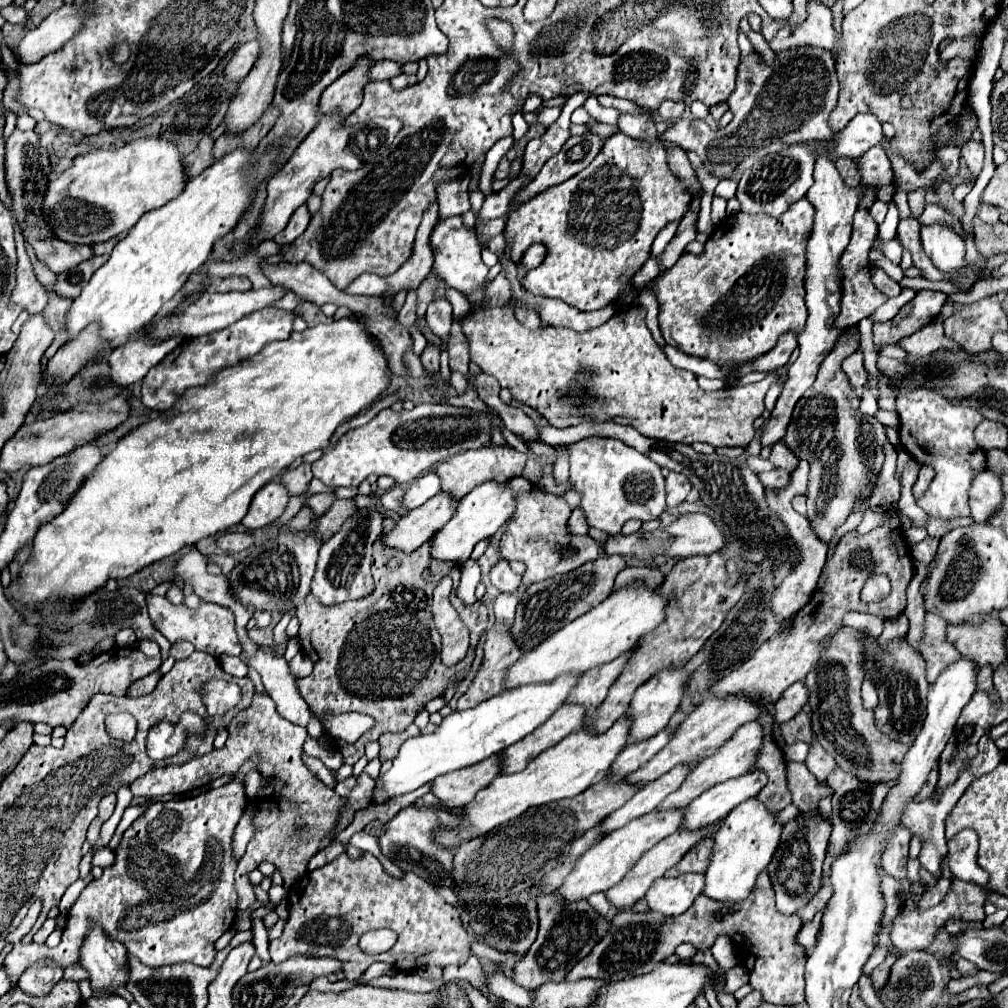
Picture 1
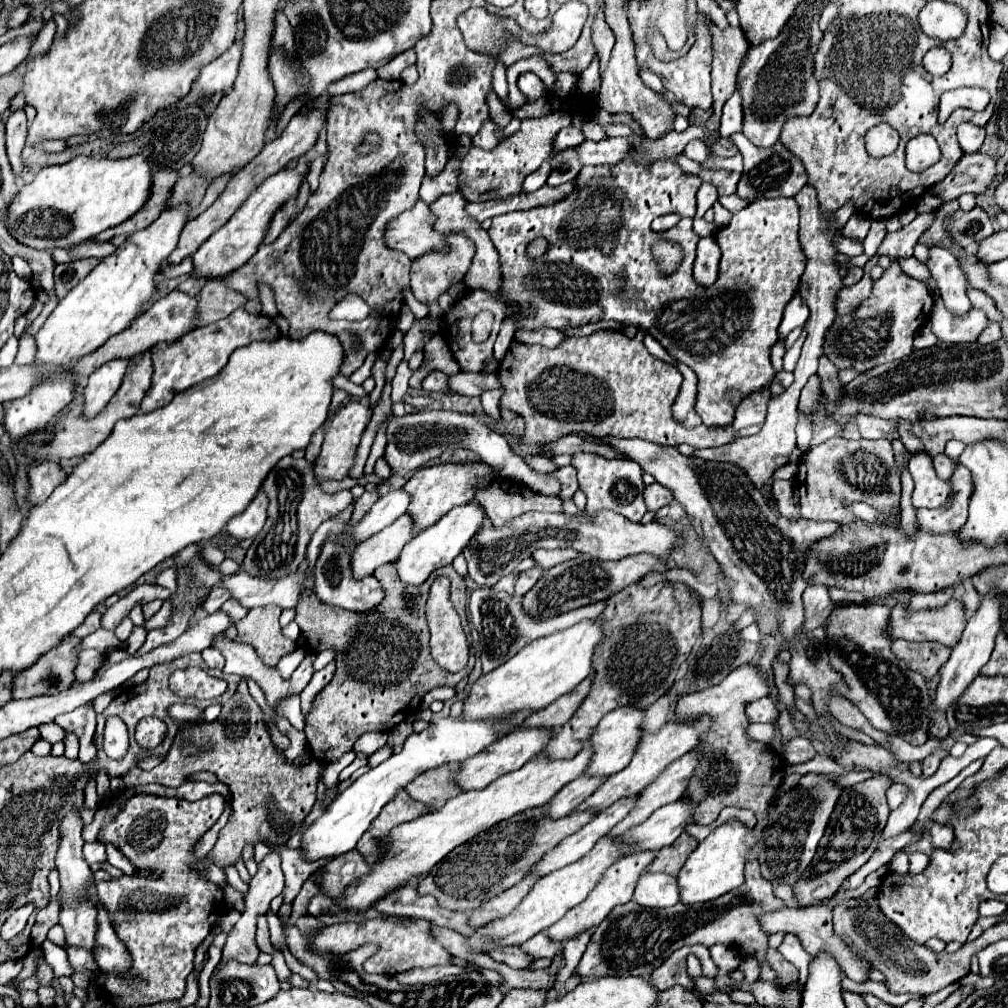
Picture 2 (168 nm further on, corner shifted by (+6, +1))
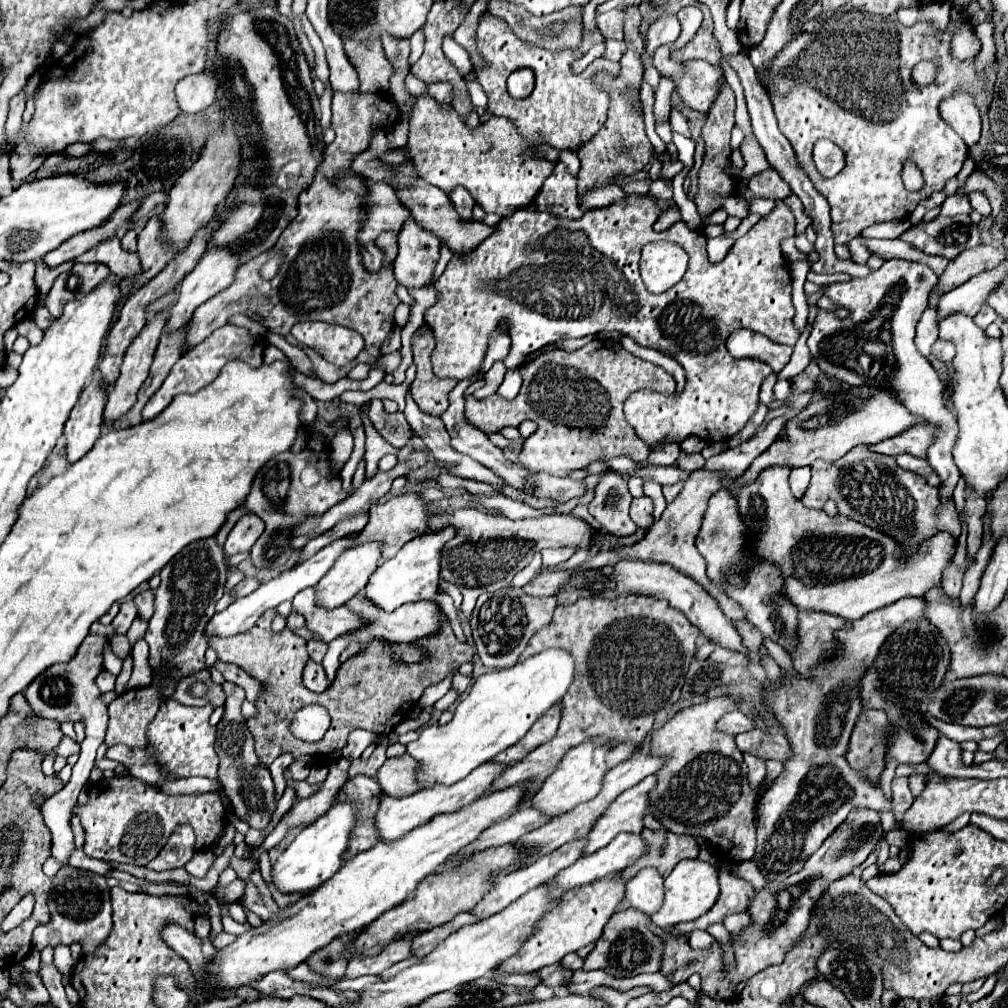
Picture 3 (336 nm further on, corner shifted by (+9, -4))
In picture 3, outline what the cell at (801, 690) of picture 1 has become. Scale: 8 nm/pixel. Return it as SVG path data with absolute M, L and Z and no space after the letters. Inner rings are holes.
M732 710L718 720L716 728L720 732L736 736L736 734L742 734L742 732L748 732L750 728L754 728L754 720L750 720L748 716L742 716L742 712L738 712L738 710Z

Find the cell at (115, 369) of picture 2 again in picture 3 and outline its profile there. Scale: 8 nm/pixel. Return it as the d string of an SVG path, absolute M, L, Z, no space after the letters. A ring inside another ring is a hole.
M92 380L82 390L80 400L72 408L70 418L68 418L66 426L64 426L68 462L76 462L98 440L104 404L106 404L106 392L98 386L96 380Z

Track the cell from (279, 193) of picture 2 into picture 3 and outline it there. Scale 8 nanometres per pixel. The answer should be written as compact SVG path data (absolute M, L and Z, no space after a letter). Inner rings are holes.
M216 248L216 250L210 250L206 256L202 256L200 262L196 264L196 268L190 274L186 274L178 286L178 300L176 300L174 308L170 310L170 320L166 324L166 332L180 330L184 324L188 324L192 320L192 314L200 304L204 304L206 300L210 300L212 296L222 292L226 286L230 286L230 282L234 280L234 272L238 270L240 264L242 264L240 256L230 252L228 248Z

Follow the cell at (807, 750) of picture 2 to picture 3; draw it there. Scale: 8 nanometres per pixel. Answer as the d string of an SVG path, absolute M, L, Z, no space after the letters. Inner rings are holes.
M760 728L738 734L736 746L742 752L748 752L764 760L774 758L786 762L786 756L790 756L790 744L786 744L786 738L780 732L762 732Z

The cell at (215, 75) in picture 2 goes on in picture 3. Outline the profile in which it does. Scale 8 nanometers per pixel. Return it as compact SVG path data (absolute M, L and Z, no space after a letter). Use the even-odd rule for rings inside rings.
M202 72L188 76L176 86L176 102L184 114L196 114L214 102L214 92L218 90L218 80L212 72Z

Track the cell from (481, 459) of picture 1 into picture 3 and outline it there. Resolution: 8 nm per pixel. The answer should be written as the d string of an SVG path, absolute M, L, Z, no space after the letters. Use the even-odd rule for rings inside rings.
M406 492L402 496L394 496L386 504L374 504L370 508L370 522L358 534L358 538L356 538L354 544L358 546L358 544L366 544L366 542L380 542L382 544L382 560L388 560L388 558L396 556L396 552L406 542L410 542L416 536L420 536L420 534L426 532L428 514L430 514L428 502L420 500L420 496L416 492Z

